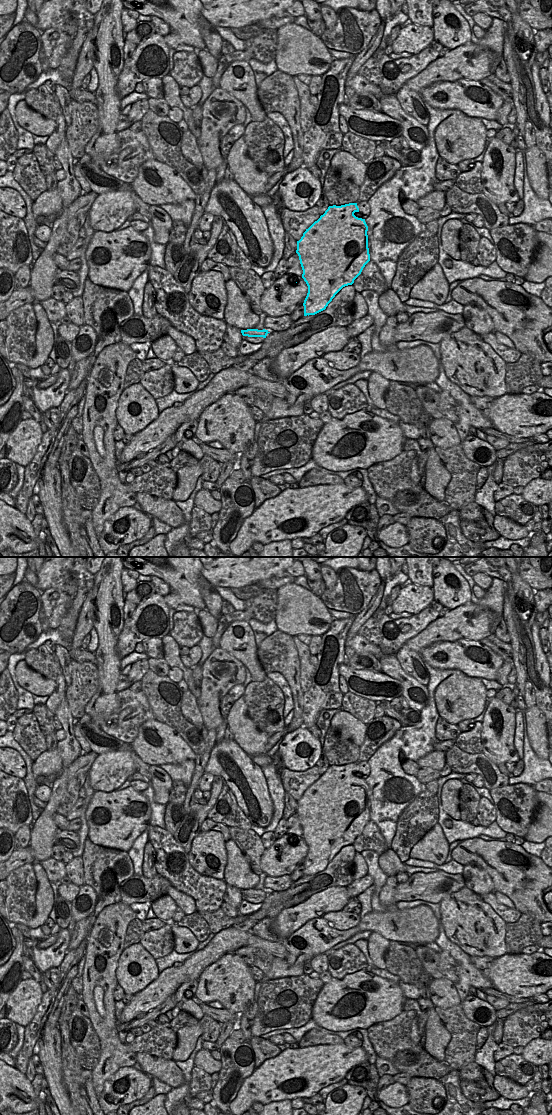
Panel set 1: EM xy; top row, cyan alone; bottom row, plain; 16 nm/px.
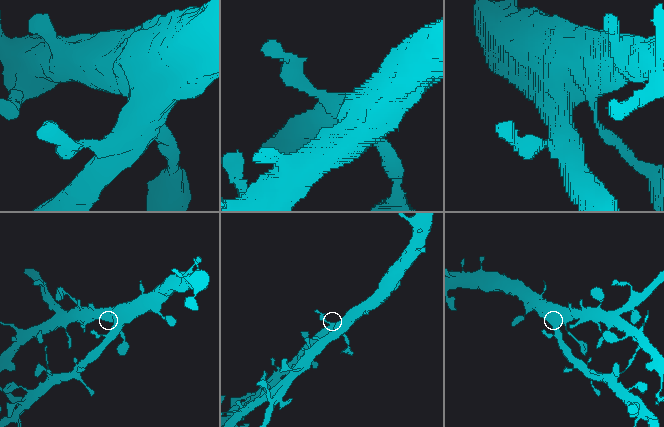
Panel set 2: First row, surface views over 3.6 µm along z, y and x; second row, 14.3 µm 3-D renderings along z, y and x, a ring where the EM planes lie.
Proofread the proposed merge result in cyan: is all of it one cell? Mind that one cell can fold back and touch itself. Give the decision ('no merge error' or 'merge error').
no merge error

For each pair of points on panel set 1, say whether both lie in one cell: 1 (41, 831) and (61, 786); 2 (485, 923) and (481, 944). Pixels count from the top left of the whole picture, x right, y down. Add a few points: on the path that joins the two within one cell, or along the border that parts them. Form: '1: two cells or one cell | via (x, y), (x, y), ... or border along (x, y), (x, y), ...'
1: one cell | via (45, 820), (57, 797)
2: one cell | via (483, 928), (481, 939)

